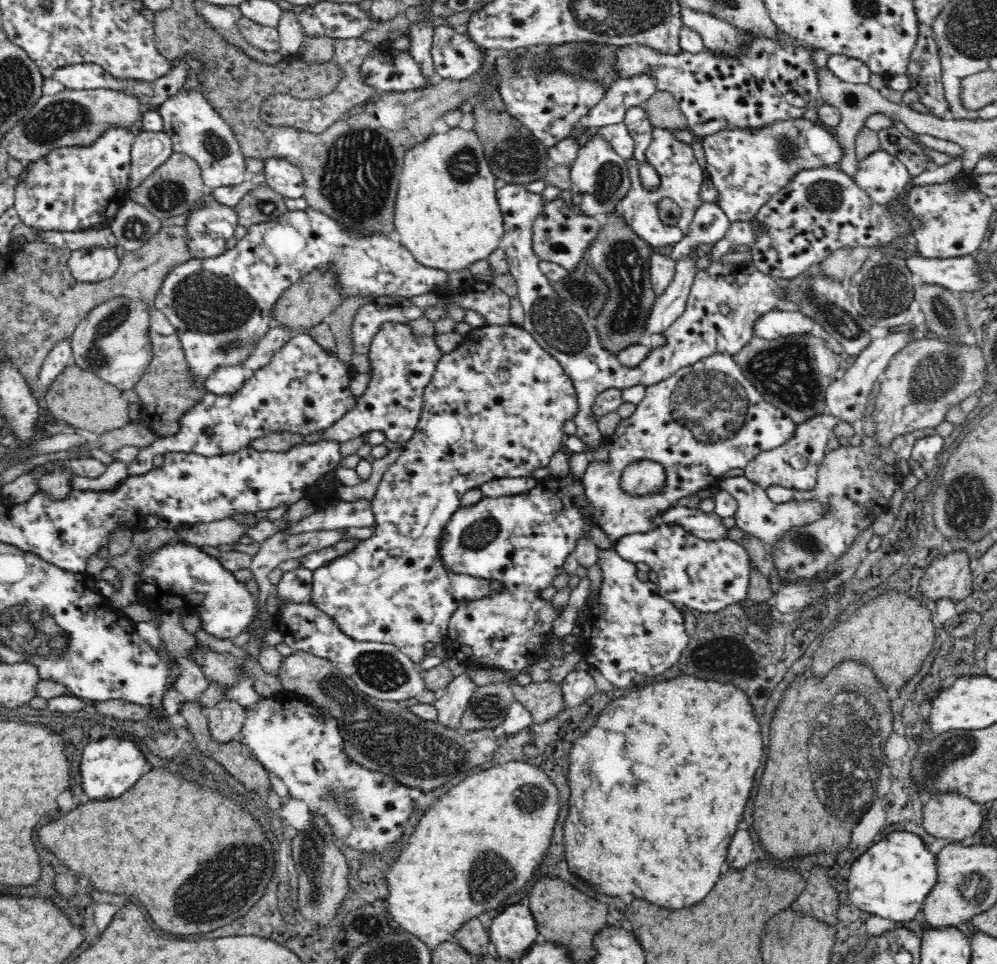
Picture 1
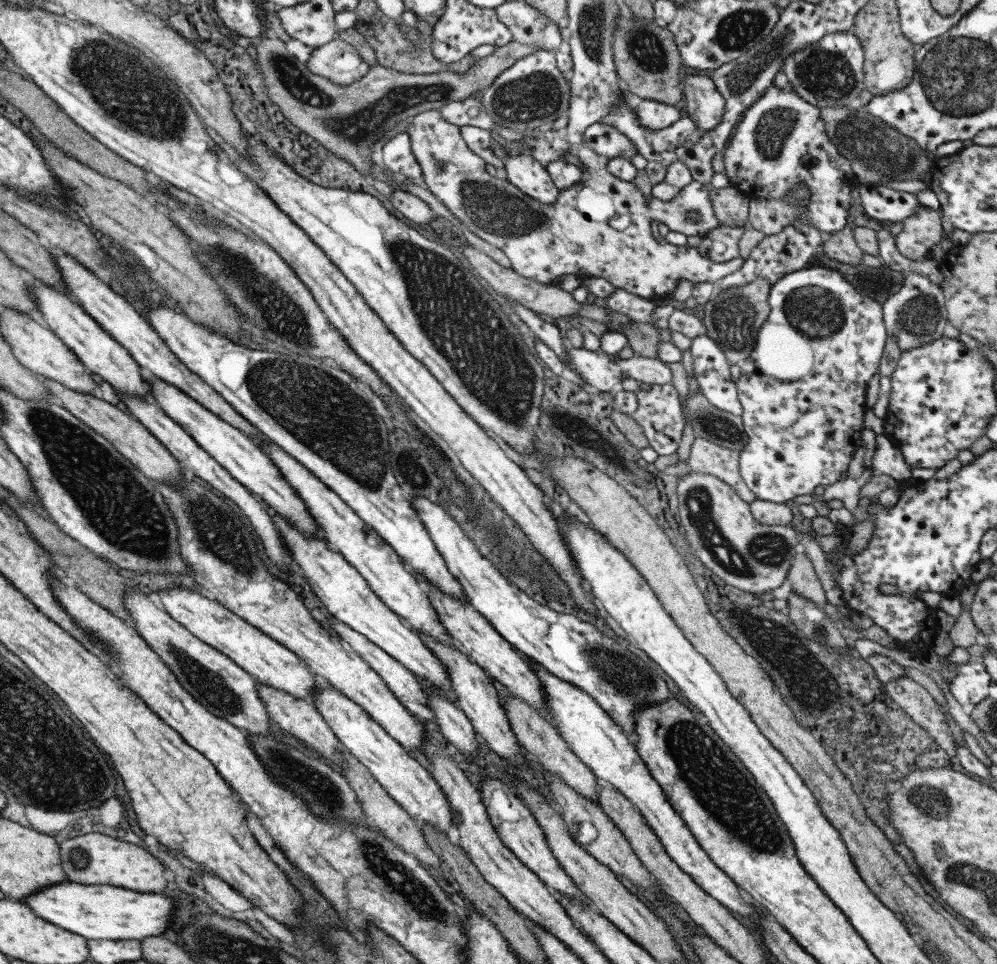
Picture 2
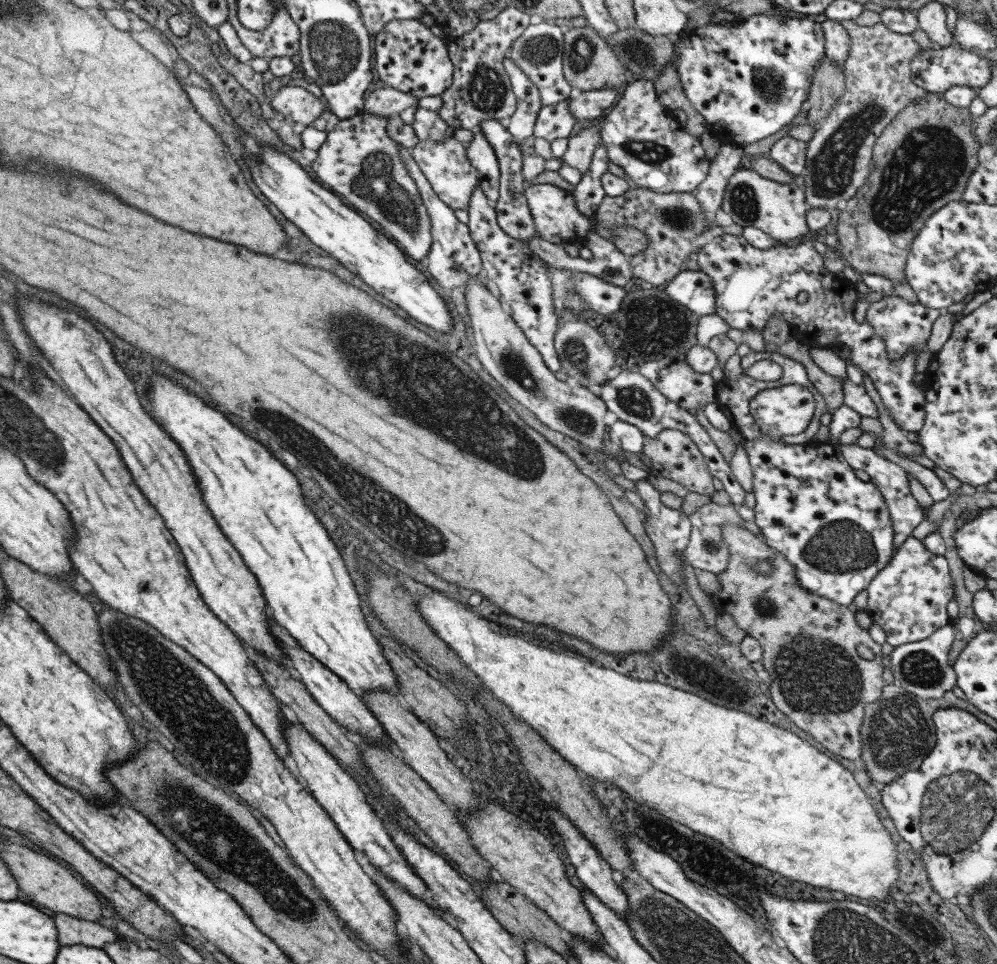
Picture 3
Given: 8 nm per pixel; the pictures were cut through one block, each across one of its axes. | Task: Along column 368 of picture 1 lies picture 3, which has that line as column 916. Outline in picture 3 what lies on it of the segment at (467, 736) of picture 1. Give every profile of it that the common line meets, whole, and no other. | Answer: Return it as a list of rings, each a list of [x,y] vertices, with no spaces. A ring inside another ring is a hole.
[[[893,683],[884,684],[879,698],[864,706],[859,728],[862,744],[860,769],[868,770],[872,776],[871,780],[882,786],[889,784],[904,772],[919,768],[936,741],[932,723],[933,711],[943,707],[959,708],[959,704],[961,699],[957,699],[949,690],[941,698],[919,698]]]

